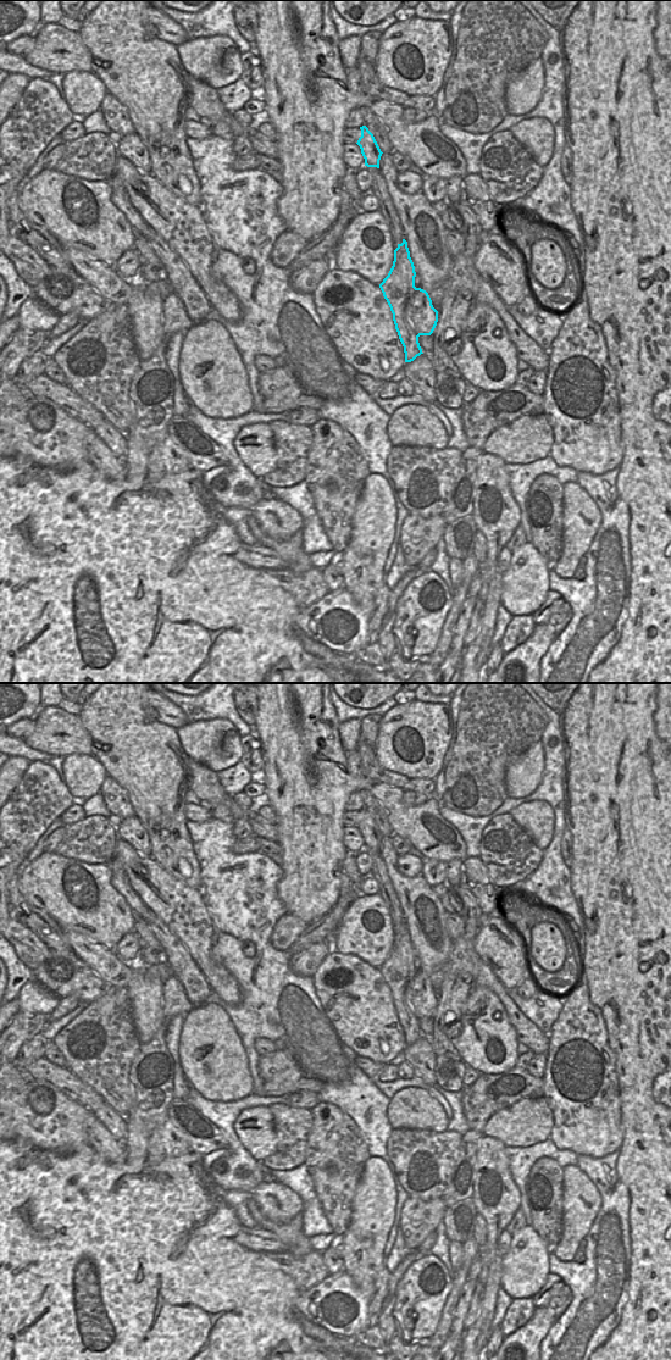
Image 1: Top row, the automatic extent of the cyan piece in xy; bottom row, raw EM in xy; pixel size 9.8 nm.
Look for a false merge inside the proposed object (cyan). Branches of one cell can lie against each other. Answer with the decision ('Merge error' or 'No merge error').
Merge error.

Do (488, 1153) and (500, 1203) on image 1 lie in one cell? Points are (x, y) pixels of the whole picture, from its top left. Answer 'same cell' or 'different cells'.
same cell

